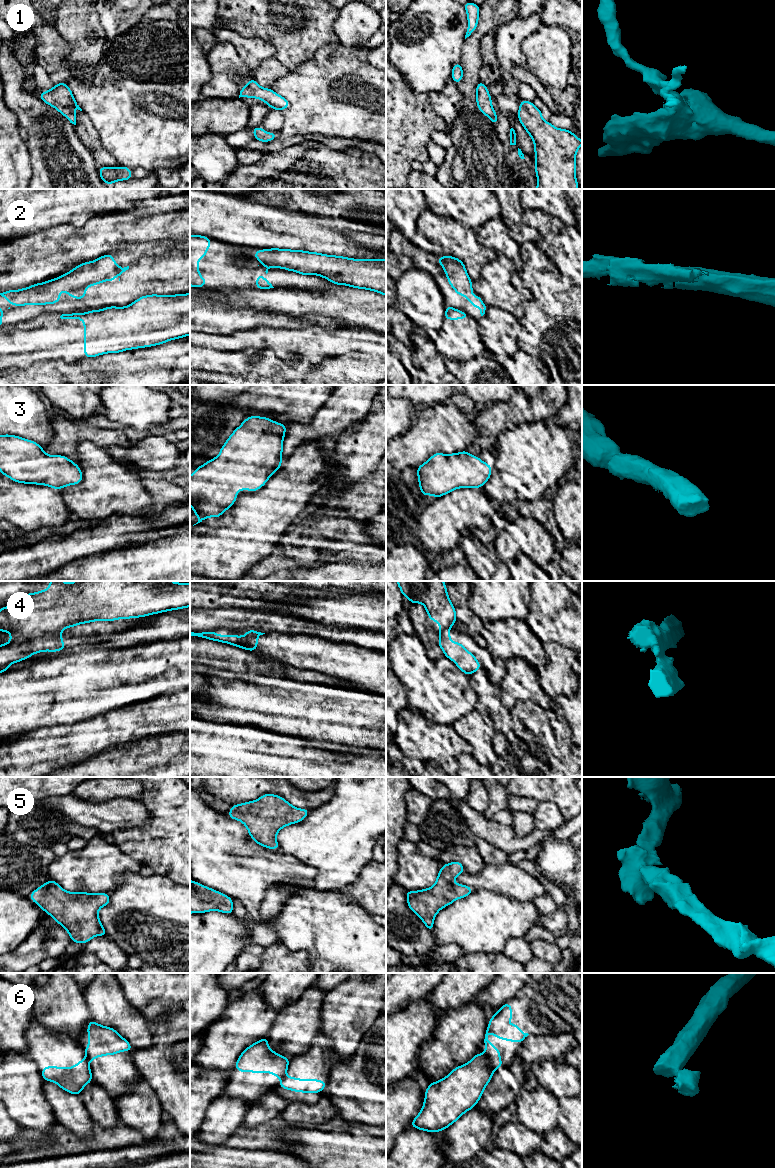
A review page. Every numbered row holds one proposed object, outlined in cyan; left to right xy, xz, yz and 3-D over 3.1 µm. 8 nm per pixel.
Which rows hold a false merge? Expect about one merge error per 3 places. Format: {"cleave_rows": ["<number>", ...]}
{"cleave_rows": ["2", "4", "6"]}

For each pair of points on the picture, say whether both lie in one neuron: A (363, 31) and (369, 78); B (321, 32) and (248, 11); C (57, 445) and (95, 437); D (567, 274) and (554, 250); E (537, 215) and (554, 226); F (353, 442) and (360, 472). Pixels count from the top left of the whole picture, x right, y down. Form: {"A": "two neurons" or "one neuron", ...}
{"A": "two neurons", "B": "one neuron", "C": "one neuron", "D": "one neuron", "E": "one neuron", "F": "one neuron"}

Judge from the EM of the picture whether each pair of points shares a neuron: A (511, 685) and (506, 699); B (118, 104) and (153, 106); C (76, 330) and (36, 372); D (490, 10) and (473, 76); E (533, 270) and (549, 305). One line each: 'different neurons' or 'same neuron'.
A: same neuron
B: same neuron
C: different neurons
D: same neuron
E: same neuron

